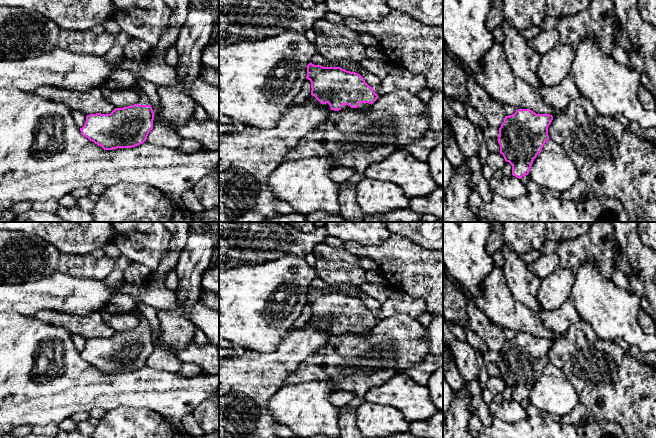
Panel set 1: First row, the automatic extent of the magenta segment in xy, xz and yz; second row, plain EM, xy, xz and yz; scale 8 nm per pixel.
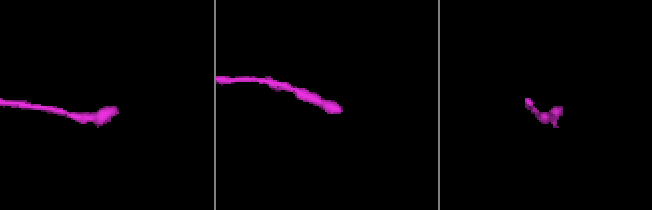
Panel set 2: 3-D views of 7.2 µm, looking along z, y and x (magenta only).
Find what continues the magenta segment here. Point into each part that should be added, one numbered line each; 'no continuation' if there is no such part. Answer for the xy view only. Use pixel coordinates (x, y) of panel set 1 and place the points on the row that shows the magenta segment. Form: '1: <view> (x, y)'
1: xy (143, 99)

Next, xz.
1: xz (362, 107)

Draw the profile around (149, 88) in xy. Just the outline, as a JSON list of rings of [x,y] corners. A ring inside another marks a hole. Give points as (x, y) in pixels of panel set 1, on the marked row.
[[[141,78],[136,79],[136,85],[150,99],[152,110],[154,114],[157,114],[160,106],[159,95],[157,92],[159,86],[153,82],[145,81]]]

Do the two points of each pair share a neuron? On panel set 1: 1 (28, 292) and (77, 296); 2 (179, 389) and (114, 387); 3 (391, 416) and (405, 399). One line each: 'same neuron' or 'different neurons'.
1: same neuron
2: same neuron
3: different neurons

